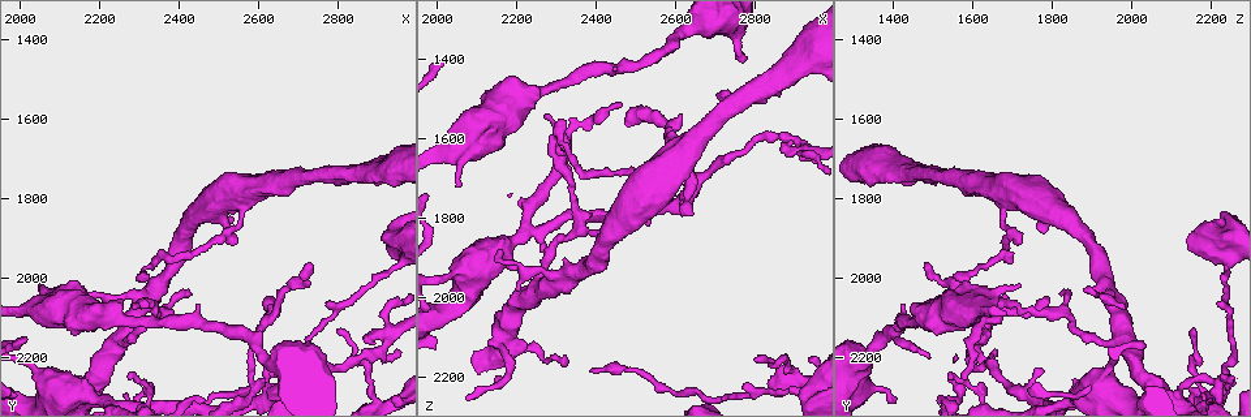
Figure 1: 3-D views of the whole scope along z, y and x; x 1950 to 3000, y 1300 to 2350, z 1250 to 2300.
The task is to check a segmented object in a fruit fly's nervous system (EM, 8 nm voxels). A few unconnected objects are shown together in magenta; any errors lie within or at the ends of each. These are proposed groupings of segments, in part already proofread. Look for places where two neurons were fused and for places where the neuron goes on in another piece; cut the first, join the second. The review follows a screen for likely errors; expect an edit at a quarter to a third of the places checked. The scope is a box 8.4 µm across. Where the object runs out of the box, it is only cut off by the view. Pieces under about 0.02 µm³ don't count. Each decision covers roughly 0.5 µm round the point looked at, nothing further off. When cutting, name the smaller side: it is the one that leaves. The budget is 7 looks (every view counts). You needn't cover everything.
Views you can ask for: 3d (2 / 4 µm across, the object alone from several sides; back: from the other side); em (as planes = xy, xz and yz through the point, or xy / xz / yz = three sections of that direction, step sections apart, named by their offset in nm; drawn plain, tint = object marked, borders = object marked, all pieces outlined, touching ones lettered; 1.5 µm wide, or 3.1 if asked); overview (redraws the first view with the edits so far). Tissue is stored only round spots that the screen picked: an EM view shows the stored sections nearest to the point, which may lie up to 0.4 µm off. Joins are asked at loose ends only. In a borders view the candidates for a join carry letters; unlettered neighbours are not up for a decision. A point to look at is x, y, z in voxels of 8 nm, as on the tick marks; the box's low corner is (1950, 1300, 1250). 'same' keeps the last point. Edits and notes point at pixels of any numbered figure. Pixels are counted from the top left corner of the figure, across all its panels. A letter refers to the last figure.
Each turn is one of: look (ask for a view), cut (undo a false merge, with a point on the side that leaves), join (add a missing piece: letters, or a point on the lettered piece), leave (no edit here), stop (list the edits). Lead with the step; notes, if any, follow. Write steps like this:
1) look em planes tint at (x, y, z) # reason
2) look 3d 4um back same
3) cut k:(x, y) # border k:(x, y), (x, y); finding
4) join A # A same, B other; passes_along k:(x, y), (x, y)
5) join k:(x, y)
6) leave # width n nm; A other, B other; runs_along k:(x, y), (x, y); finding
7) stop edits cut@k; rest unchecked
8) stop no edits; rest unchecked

look em planes plain at (2280, 2240, 1540)

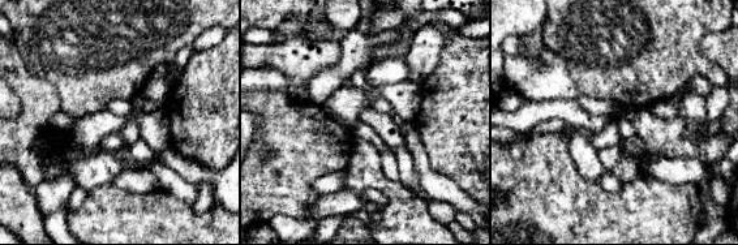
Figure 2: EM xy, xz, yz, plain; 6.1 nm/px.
look em planes borders same

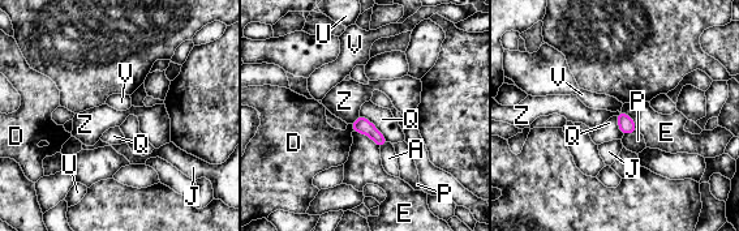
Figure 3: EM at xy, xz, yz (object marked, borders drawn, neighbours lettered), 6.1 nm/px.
leave # A other, D other, E other, J other, P other, Q other, U other, V other, Z other; border 3:(359, 115), (352, 124); no lettered piece goes on from it

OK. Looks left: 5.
look 3d 4um at (2050, 2015, 1725) # an open end

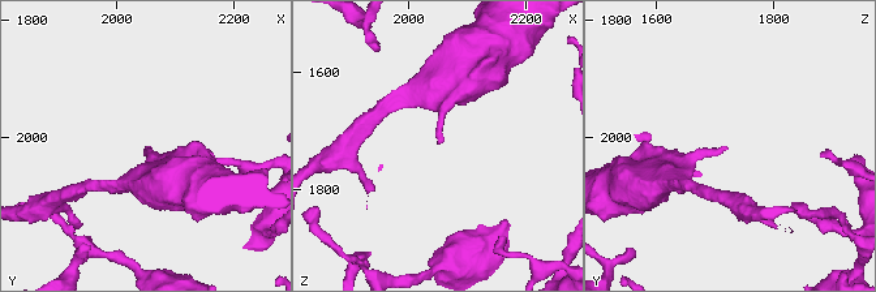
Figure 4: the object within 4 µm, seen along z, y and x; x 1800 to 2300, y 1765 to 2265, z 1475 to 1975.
look em planes borders at (2055, 2020, 1720)

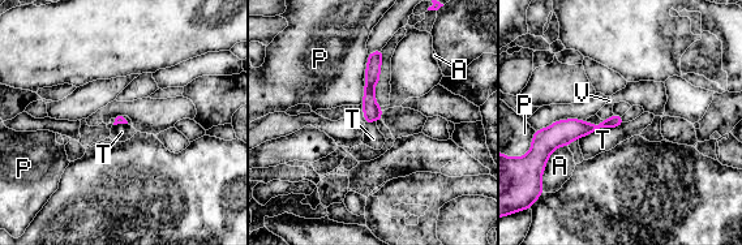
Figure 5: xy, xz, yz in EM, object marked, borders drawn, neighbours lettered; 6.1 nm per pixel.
leave # A other, P other, T other, V other; border 5:(623, 121), (579, 138); none of them fits

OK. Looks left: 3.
look em 3.1um planes borders at (2200, 2075, 1980)

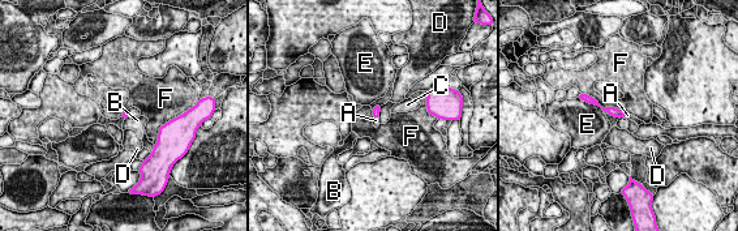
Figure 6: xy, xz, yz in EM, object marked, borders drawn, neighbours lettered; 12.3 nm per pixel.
join A # A same, B other, C other, D other, E other, F other; the neuron continues

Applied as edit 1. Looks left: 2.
stop edits join@6; rest unchecked

